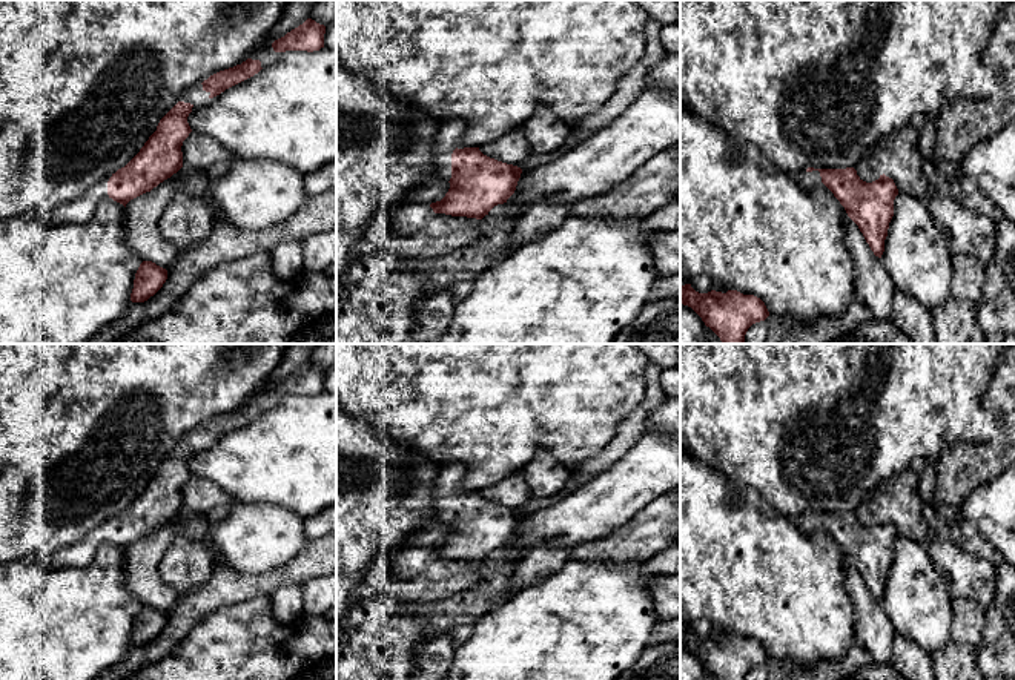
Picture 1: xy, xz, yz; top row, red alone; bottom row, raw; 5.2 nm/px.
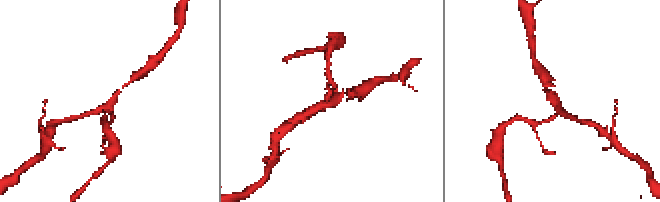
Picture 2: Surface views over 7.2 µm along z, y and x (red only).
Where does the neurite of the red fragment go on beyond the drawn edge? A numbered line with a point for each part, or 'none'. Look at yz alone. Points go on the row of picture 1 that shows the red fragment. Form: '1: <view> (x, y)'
1: yz (806, 180)

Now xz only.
1: xz (450, 131)

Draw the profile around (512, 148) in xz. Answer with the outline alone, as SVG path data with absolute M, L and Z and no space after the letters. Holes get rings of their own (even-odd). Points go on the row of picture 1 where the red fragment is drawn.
M522 127L498 135L494 140L479 146L479 150L490 158L517 167L522 167L522 164L531 157L531 147Z

